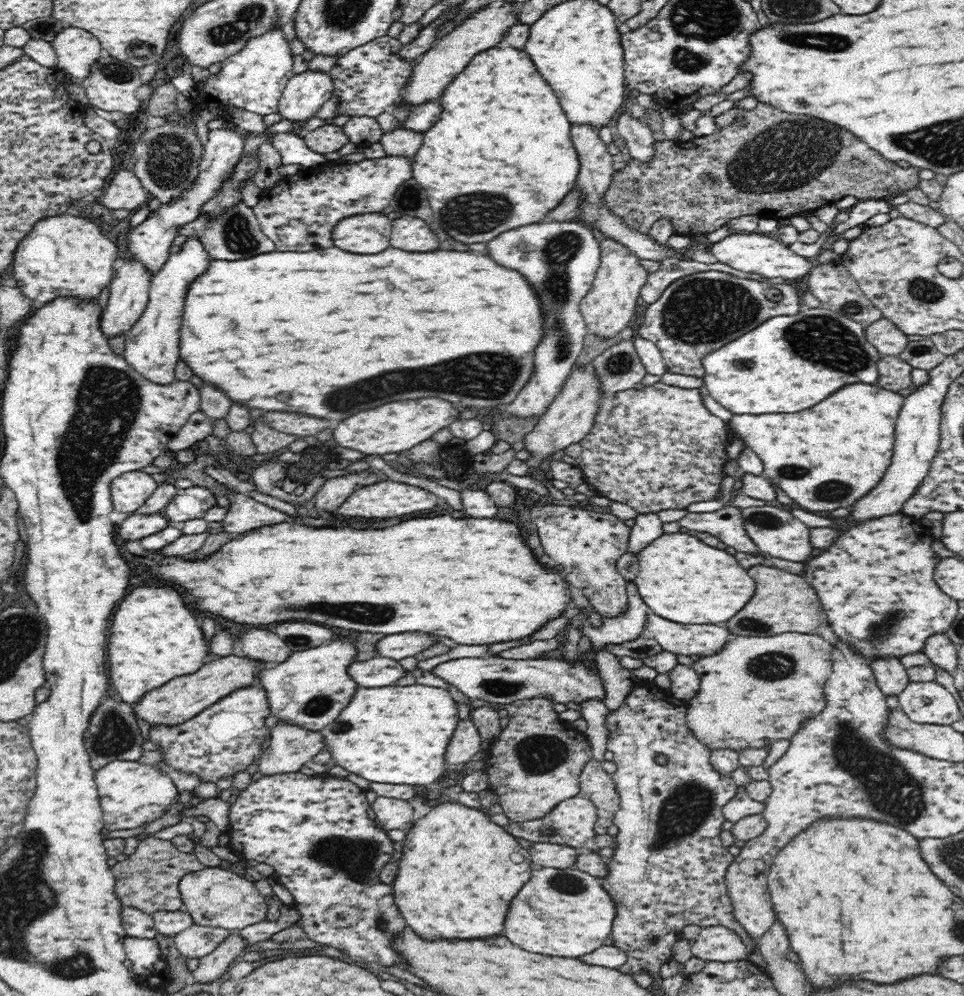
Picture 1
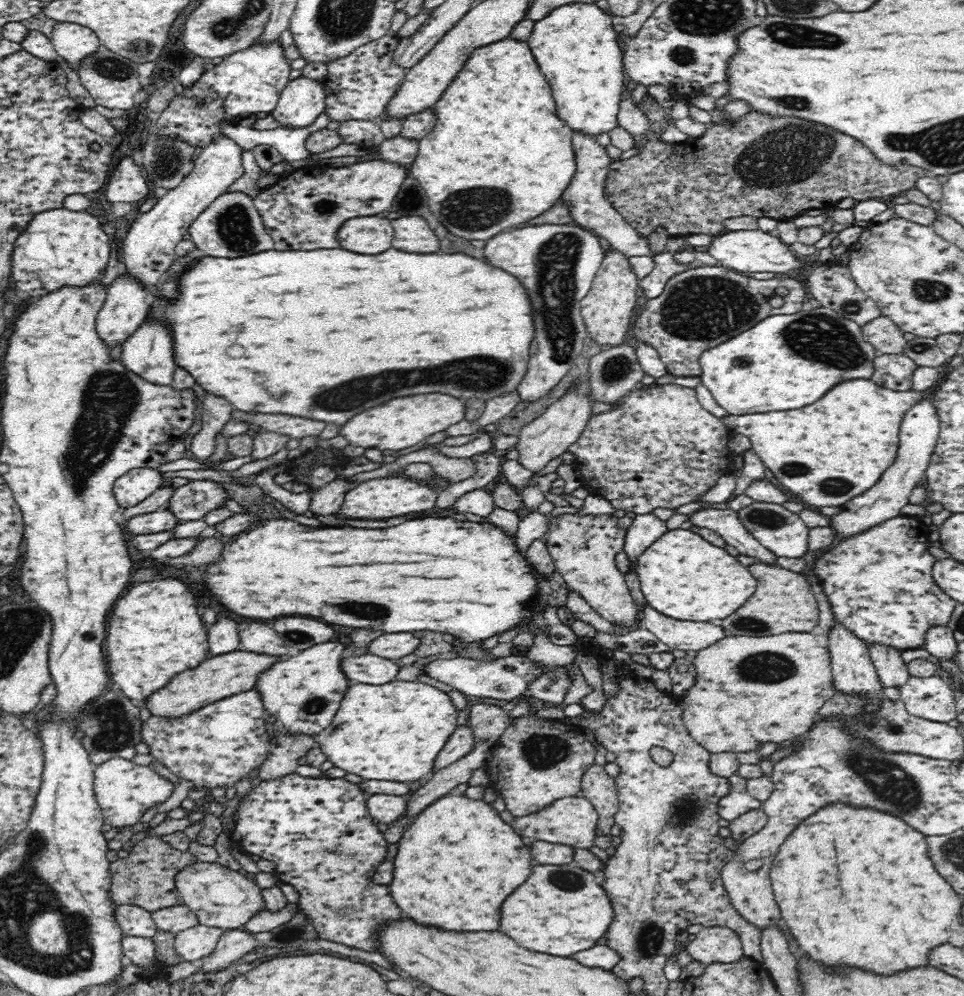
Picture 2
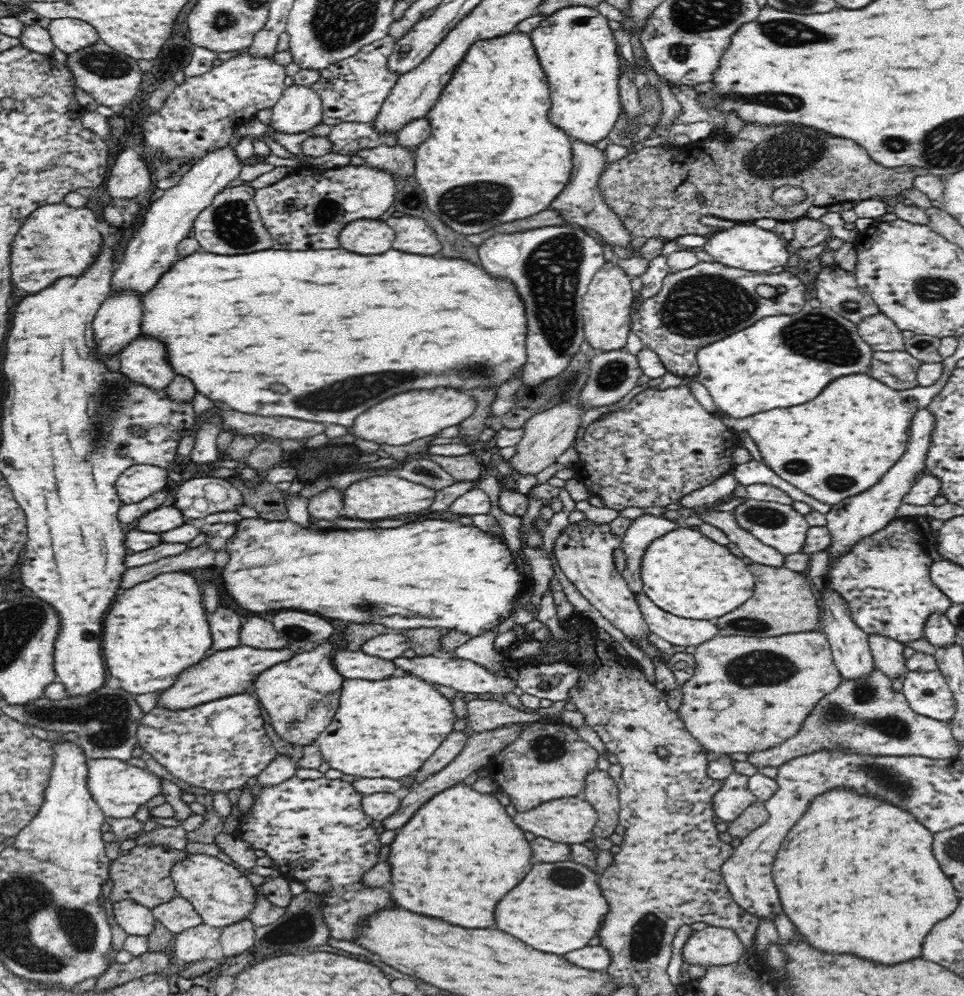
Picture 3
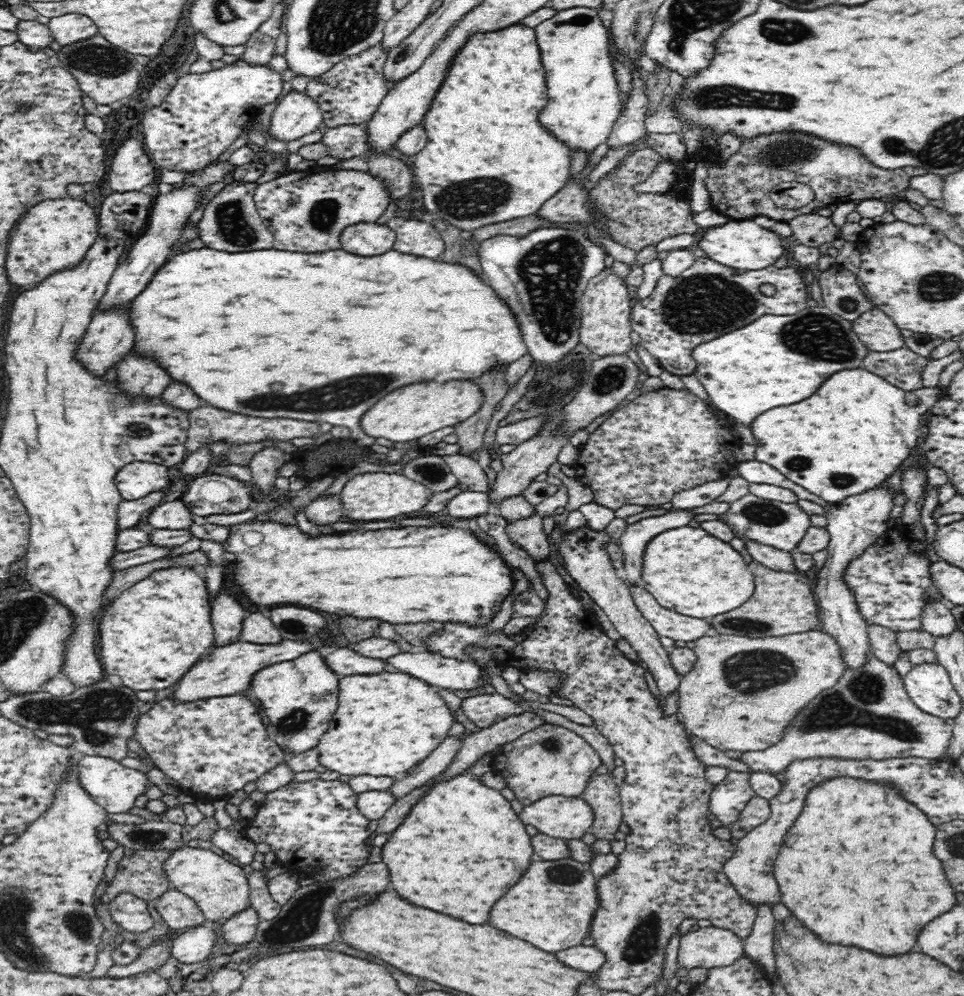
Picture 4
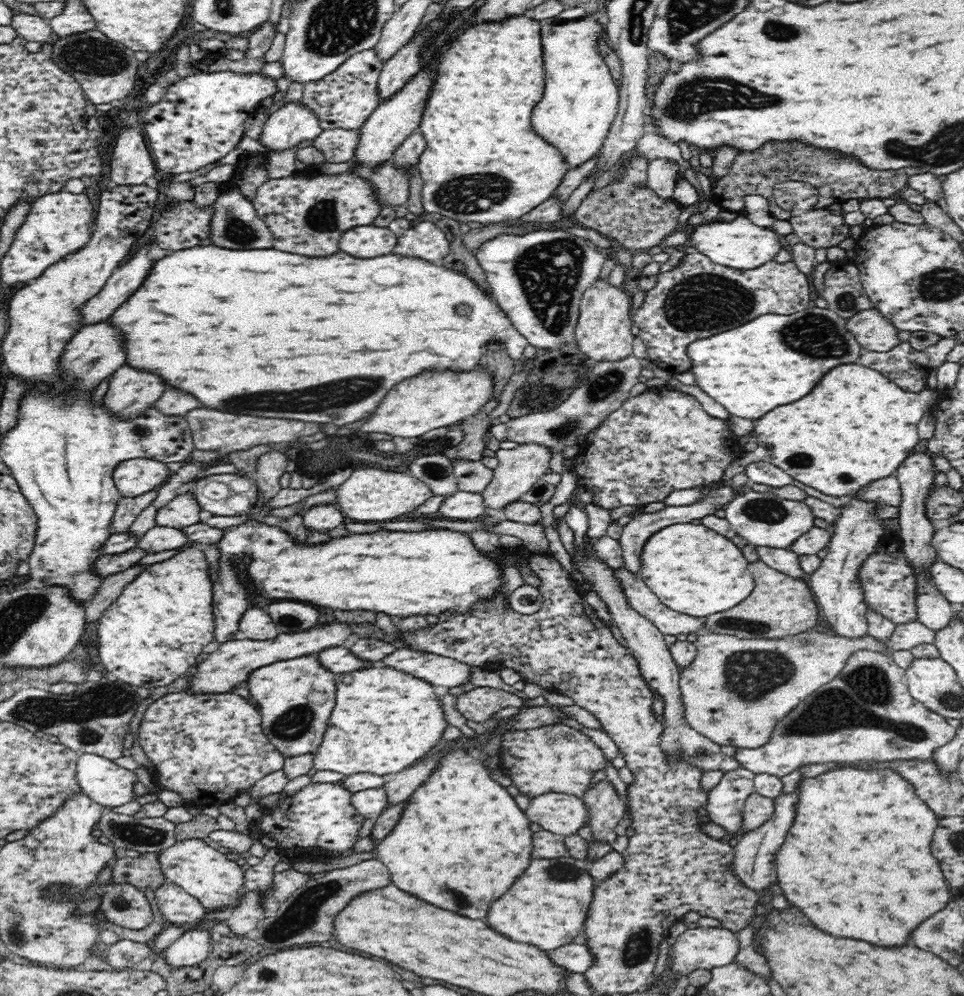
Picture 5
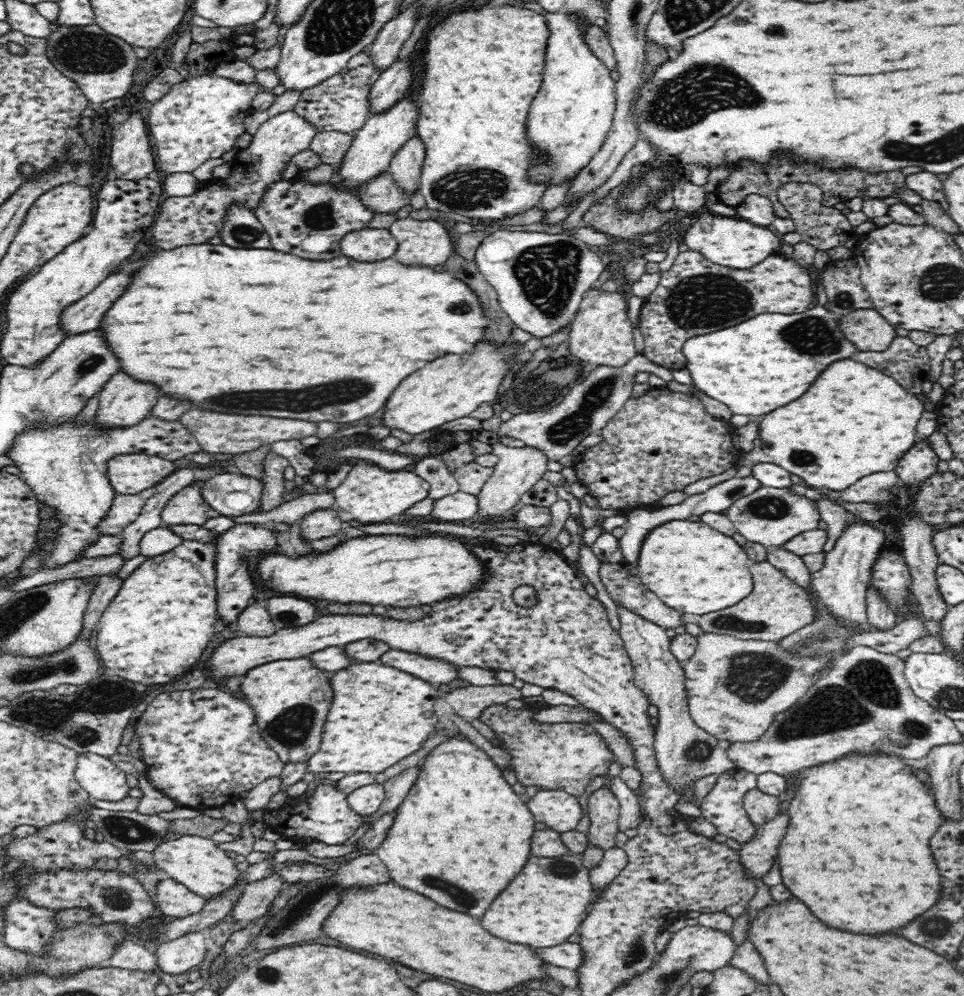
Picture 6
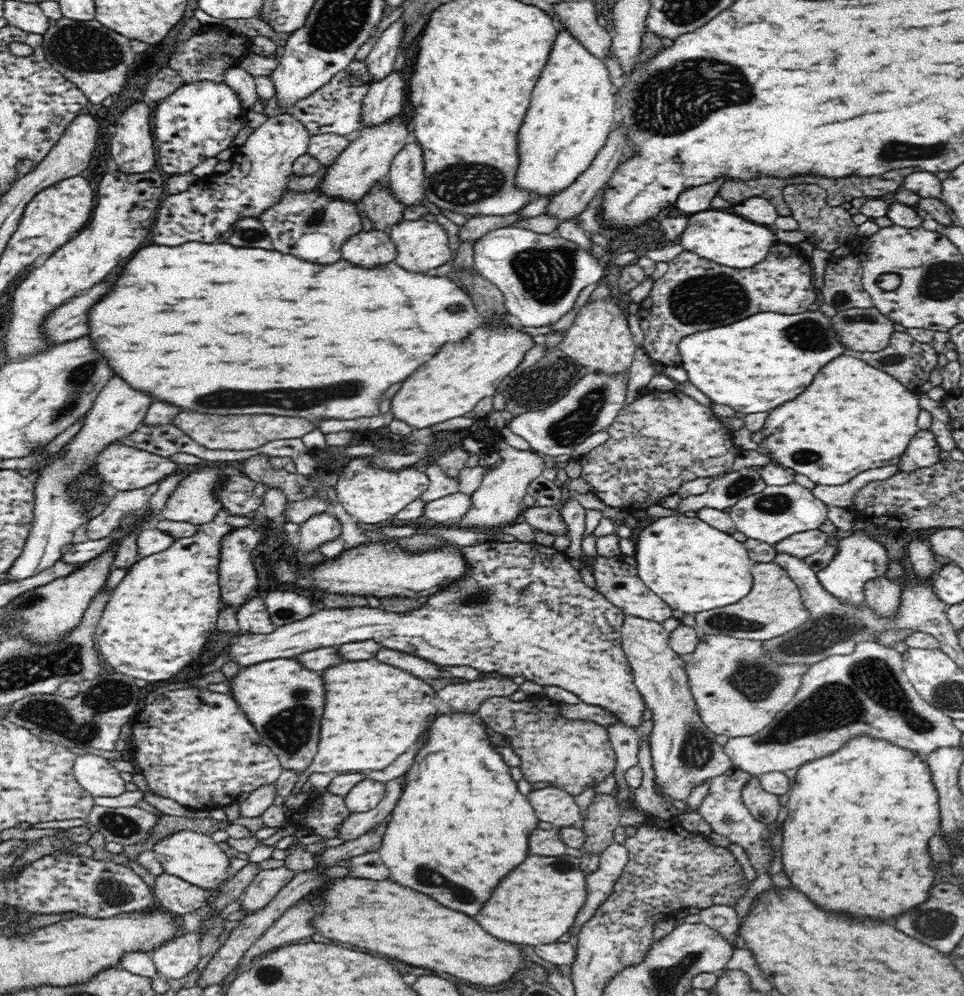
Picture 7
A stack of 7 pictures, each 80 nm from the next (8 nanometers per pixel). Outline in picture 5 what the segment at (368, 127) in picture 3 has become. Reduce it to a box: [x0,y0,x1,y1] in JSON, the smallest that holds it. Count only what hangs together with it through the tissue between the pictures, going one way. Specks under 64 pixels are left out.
[313,128,359,162]

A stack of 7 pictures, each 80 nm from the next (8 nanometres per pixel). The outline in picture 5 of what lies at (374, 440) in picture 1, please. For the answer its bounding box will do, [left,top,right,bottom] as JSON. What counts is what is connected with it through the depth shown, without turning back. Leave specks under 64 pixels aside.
[360,370,492,438]

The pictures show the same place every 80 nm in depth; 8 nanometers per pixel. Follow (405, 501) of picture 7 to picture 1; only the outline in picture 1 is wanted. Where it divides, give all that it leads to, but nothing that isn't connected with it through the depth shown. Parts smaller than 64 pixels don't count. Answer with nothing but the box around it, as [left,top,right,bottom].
[336,480,438,518]

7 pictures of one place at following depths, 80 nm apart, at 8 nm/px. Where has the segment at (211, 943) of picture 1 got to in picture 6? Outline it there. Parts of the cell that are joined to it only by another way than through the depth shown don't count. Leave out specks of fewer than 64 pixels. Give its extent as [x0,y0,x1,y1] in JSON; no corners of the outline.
[154,931,207,974]

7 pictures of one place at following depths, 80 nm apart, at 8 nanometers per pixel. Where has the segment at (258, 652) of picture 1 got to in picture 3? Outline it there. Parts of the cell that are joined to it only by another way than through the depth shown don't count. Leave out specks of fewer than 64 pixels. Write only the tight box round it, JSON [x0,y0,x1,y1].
[240,616,288,650]

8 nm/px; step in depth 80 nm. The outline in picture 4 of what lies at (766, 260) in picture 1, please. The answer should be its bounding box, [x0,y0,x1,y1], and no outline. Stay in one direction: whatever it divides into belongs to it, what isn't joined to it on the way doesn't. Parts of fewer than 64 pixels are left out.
[696,219,787,270]

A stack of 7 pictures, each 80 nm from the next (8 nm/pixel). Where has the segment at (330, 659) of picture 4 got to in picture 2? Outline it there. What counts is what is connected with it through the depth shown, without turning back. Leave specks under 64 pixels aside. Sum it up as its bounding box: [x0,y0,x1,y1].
[342,654,398,684]

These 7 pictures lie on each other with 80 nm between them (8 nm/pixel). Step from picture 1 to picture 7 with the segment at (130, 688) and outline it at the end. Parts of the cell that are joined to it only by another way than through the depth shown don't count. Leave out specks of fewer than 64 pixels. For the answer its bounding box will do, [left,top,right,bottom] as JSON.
[95,520,232,682]

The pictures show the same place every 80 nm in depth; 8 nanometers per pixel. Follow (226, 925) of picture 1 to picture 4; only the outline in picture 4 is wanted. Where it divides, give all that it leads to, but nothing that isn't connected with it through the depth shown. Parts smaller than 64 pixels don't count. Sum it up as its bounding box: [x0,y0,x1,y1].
[163,846,251,923]

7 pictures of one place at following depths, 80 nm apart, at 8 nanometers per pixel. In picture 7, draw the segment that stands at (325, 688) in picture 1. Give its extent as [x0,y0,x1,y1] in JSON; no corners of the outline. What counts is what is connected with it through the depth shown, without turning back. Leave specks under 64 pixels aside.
[230,658,326,773]

